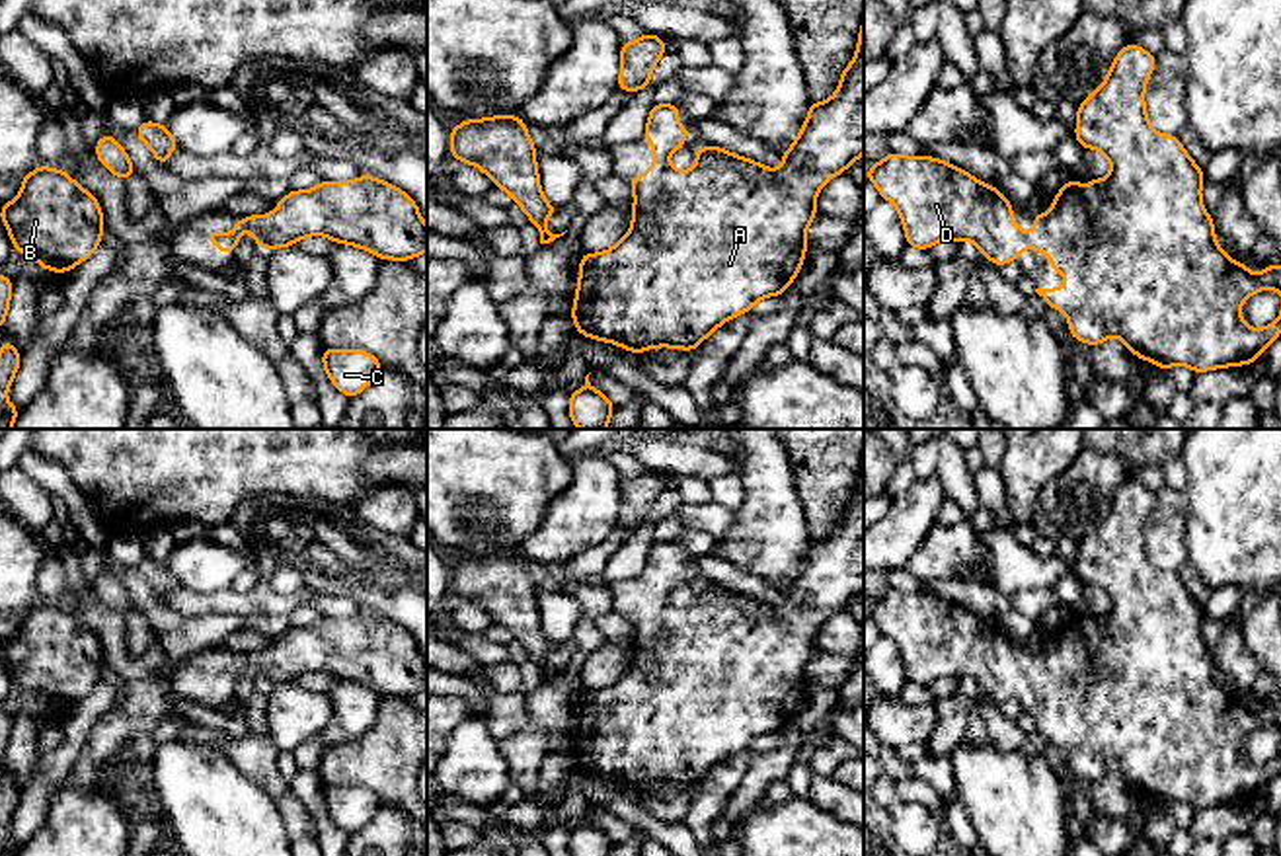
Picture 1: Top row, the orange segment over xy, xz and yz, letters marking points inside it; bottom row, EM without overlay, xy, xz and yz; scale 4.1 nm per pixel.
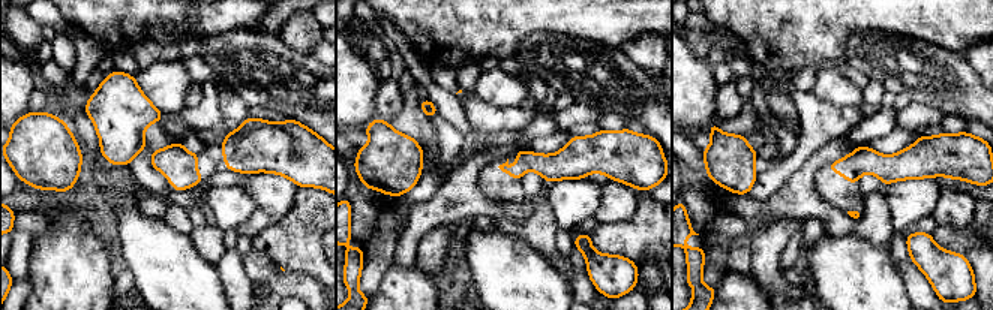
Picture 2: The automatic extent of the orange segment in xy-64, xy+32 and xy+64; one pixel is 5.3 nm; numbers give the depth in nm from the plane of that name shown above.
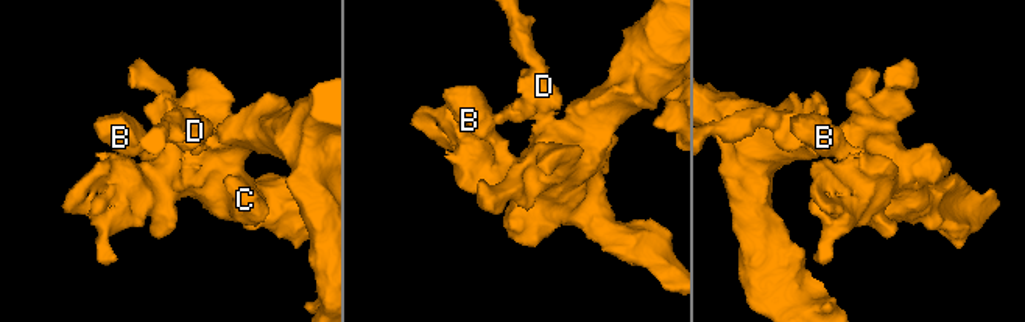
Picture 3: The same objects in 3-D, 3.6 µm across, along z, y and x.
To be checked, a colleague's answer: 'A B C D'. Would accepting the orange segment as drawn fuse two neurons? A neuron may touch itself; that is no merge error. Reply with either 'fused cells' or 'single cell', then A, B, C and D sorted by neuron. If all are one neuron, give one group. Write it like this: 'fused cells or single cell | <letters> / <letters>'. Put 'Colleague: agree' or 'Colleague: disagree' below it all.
single cell | A B C D
Colleague: agree

